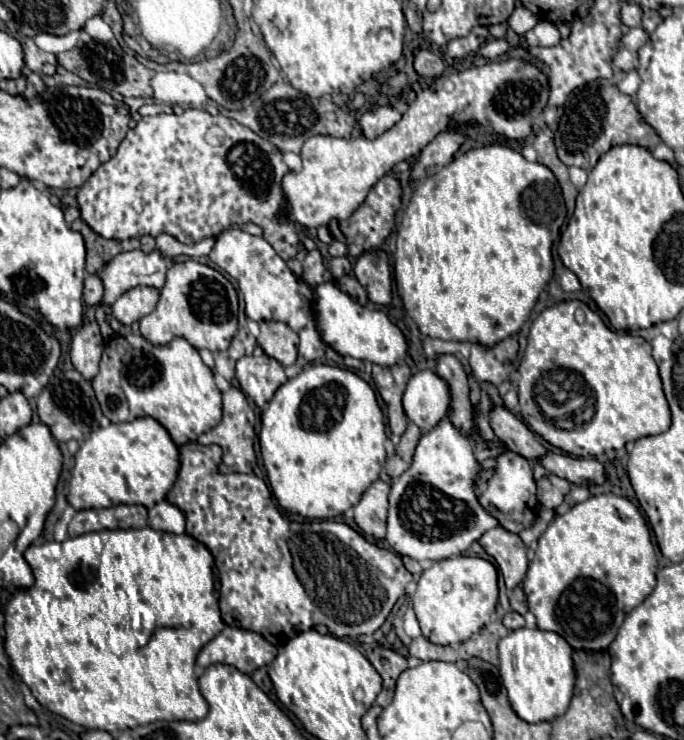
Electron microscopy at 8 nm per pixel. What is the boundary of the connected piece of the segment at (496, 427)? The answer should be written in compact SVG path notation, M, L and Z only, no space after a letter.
M492 407L490 413L490 427L494 435L508 445L508 449L520 453L526 459L534 459L546 453L546 449L534 439L534 433L516 419L506 407Z

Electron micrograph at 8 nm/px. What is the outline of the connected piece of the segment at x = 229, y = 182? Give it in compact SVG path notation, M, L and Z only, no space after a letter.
M186 109L180 117L174 113L142 117L116 155L80 187L76 199L82 219L106 239L168 233L190 245L218 235L230 223L252 221L264 229L264 239L274 251L288 261L298 255L300 241L294 225L282 225L276 215L284 205L280 179L286 173L282 151L252 129L224 115Z

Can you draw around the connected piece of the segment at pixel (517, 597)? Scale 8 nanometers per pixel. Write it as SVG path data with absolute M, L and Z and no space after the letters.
M514 587L514 589L510 591L508 599L510 599L510 607L512 607L514 611L518 611L520 615L524 615L524 613L528 611L528 607L526 607L526 597L524 597L524 591L522 591L520 587Z

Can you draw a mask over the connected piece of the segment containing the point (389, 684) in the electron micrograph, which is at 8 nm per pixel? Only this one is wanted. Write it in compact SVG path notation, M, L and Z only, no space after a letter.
M372 645L368 661L372 663L372 667L378 671L378 675L384 681L376 703L380 707L388 707L388 703L392 703L392 699L394 699L396 681L398 681L400 673L406 669L406 657L396 653L396 651L392 651L392 649L388 649L388 647Z

